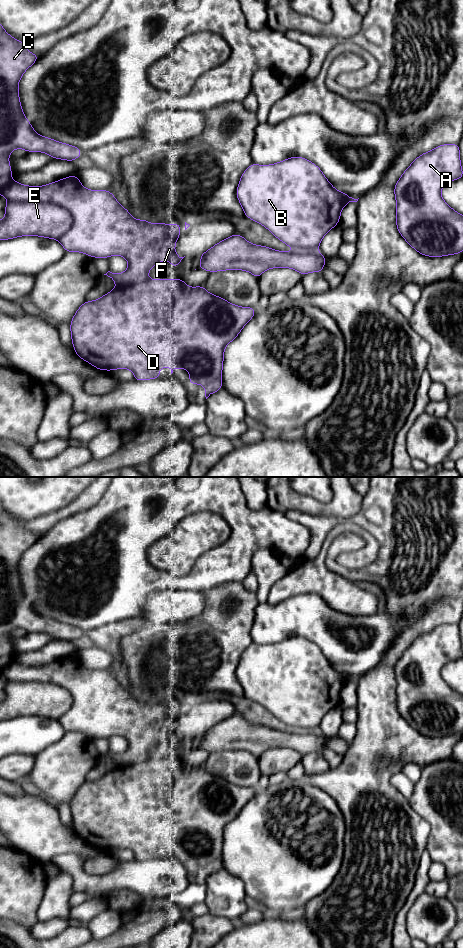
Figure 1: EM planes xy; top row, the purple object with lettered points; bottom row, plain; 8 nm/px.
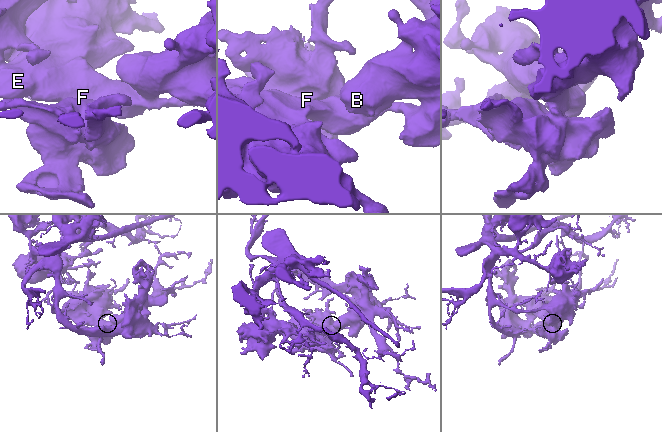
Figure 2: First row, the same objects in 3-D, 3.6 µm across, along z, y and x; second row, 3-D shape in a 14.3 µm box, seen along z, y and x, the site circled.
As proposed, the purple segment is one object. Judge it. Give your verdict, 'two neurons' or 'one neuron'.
one neuron

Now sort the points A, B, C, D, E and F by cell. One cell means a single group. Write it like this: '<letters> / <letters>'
A B C D E F

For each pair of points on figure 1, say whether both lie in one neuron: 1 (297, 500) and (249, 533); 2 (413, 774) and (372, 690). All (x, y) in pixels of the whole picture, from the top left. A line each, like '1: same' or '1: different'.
1: different
2: different

